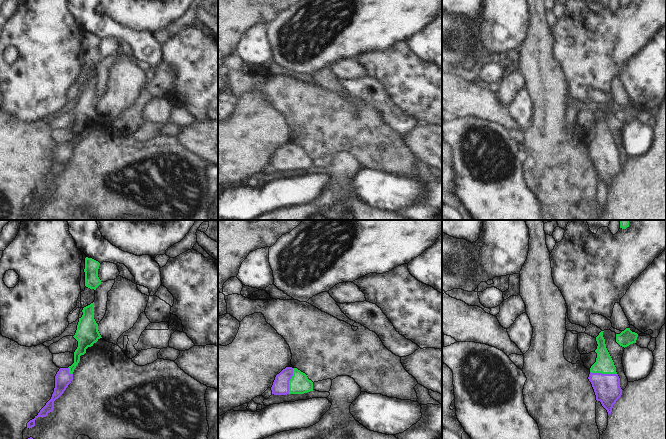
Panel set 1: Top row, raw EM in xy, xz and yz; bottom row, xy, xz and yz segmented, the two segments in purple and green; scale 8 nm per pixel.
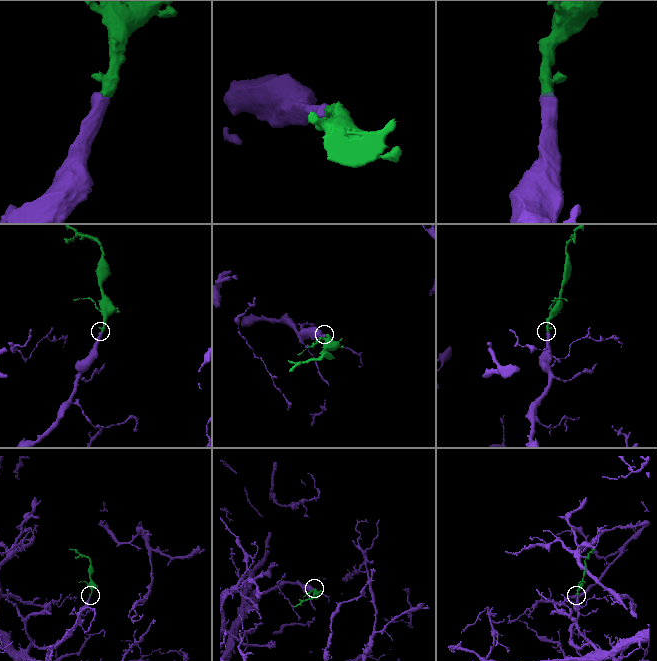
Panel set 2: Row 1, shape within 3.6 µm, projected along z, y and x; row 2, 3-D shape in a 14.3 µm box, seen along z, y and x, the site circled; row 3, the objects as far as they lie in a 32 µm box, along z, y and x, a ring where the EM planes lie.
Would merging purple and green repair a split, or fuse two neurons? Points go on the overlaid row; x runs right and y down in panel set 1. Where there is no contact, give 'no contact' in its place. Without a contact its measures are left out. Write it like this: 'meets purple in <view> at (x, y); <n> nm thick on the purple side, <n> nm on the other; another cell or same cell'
meets purple in yz at (603, 374); 220 nm thick on the purple side, 150 nm on the other; same cell

